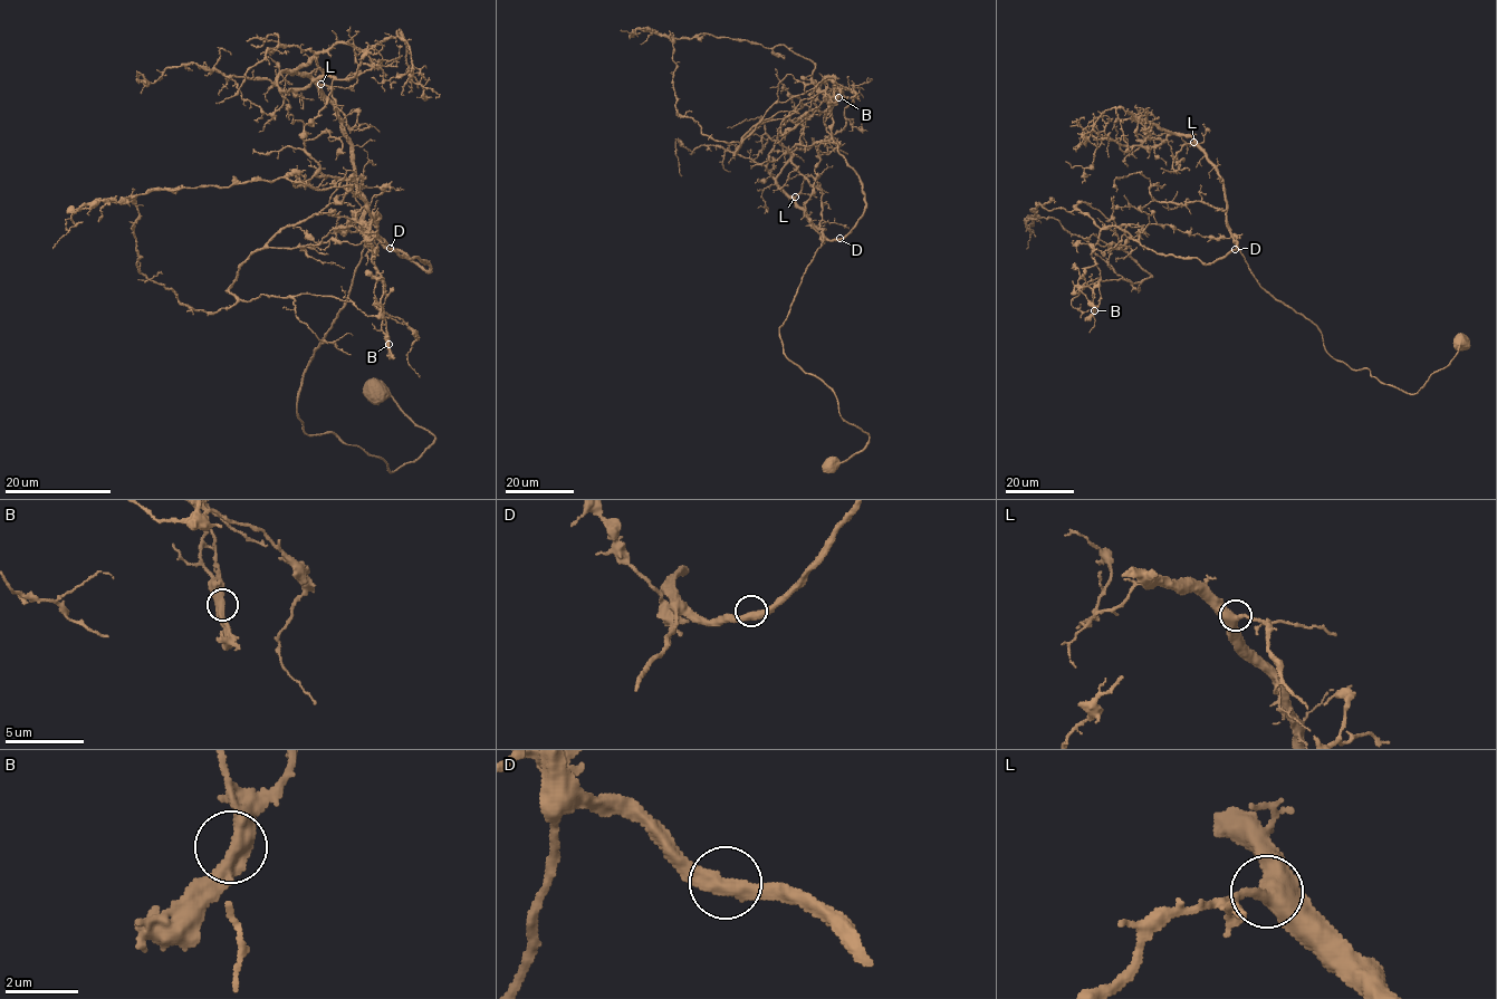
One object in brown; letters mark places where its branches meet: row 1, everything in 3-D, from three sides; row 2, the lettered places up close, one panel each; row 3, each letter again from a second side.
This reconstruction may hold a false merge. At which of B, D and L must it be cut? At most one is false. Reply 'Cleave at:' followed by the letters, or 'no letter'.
Cleave at: B

